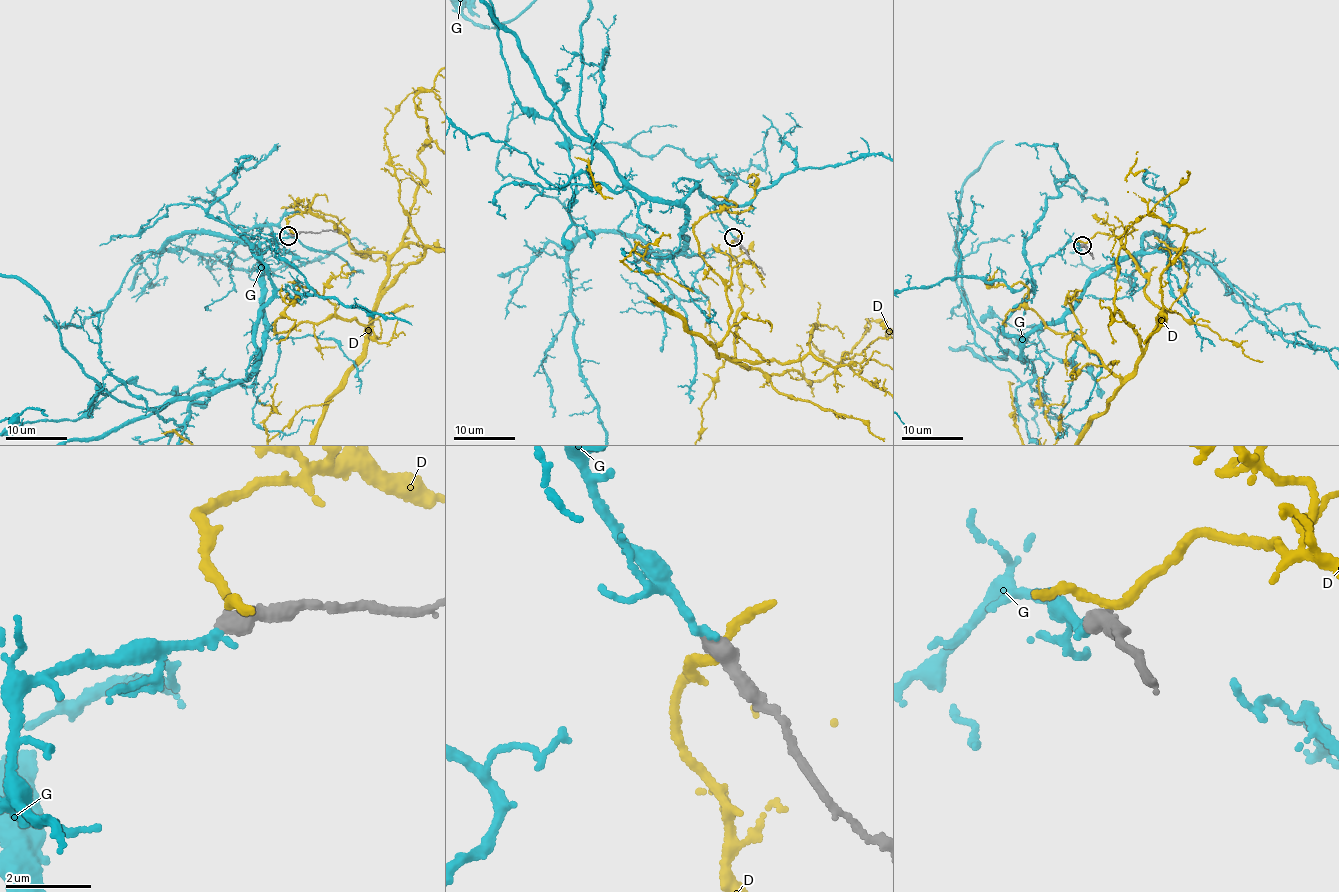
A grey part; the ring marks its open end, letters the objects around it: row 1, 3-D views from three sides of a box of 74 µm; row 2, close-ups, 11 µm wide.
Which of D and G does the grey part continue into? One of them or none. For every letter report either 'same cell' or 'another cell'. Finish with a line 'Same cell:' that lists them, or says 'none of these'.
D: another cell
G: same cell
Same cell: G

